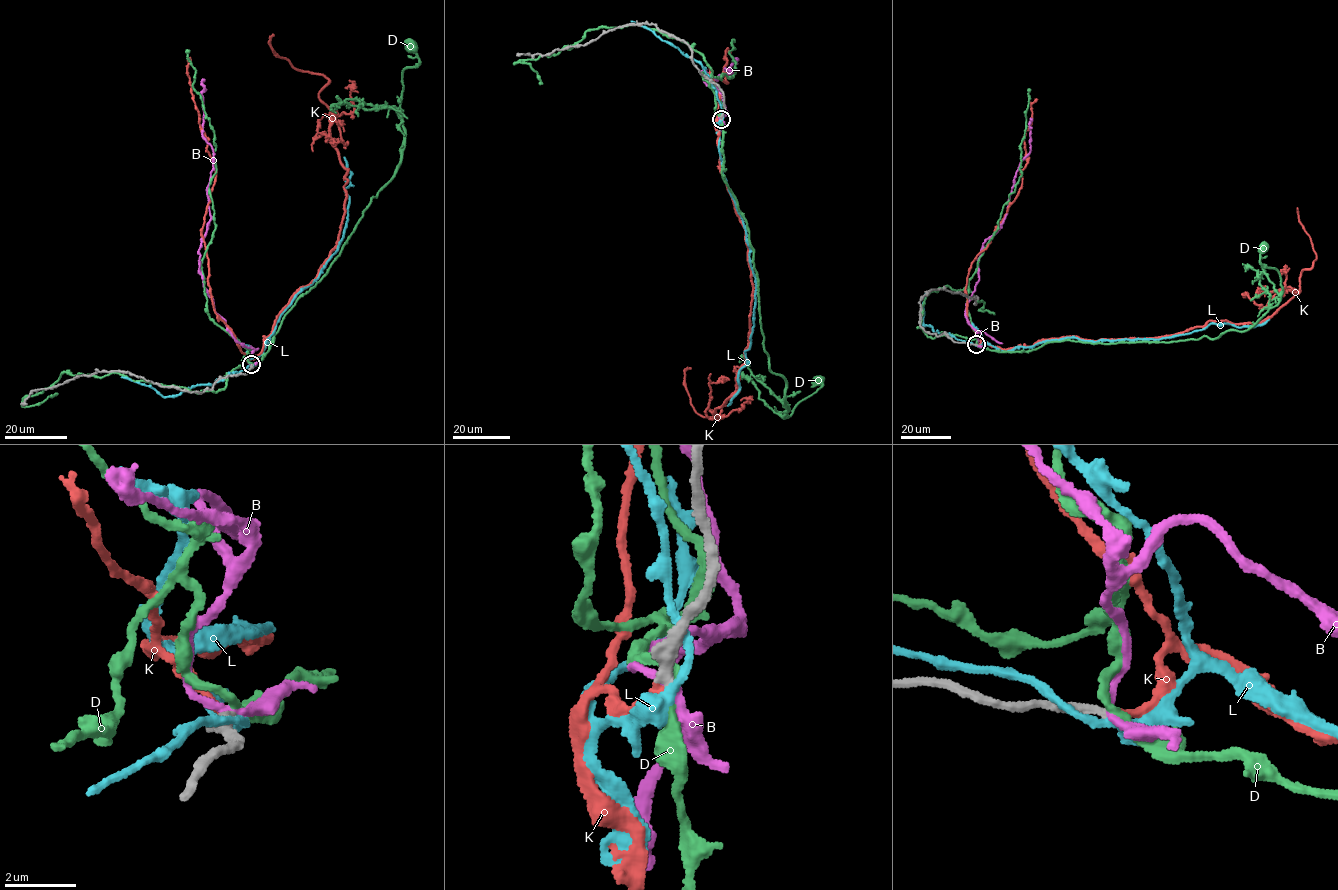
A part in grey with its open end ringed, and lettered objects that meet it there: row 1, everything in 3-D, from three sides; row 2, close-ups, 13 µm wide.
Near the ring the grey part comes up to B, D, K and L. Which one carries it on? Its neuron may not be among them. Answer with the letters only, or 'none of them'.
K

